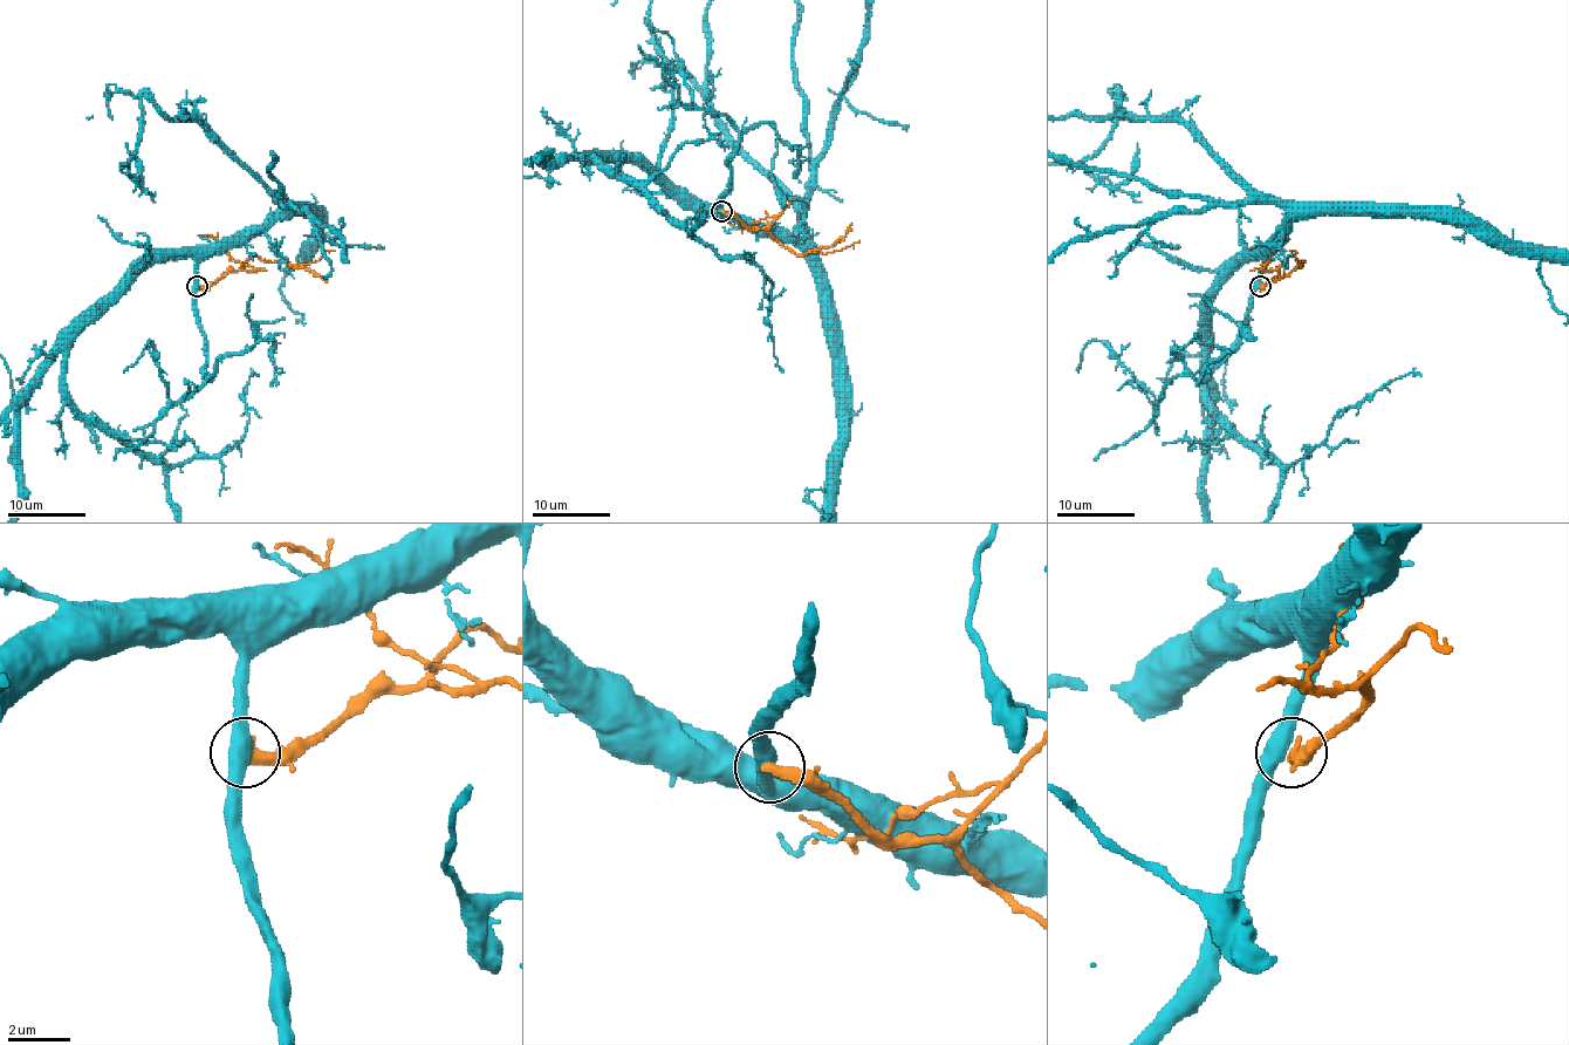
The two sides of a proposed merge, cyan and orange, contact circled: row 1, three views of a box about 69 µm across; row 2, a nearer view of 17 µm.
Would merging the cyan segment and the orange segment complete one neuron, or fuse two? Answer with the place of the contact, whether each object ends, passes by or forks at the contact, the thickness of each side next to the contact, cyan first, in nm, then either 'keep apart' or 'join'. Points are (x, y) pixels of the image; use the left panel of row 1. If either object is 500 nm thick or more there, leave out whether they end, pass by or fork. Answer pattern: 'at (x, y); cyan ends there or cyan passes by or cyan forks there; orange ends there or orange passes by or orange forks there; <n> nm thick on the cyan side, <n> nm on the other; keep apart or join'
at (197, 286); cyan passes by; orange ends there; 480 nm thick on the cyan side, 420 nm on the other; keep apart

